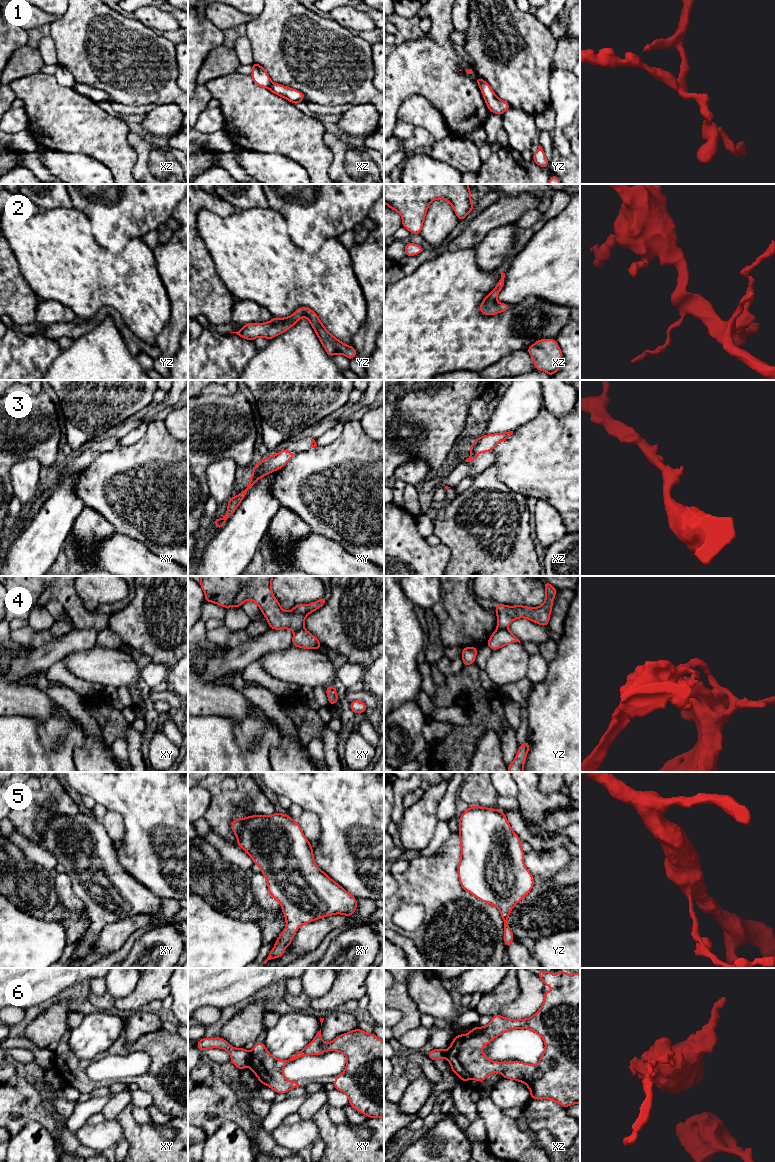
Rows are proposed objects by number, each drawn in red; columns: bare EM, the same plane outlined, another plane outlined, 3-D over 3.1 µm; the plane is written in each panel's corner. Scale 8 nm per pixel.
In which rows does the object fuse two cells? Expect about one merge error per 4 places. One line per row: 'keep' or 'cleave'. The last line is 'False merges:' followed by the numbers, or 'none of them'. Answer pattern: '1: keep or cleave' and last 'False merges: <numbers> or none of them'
1: cleave
2: keep
3: keep
4: cleave
5: keep
6: cleave
False merges: 1, 4, 6

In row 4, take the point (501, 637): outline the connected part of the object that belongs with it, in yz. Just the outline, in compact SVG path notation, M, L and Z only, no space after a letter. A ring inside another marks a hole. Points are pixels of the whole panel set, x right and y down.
M497 629L492 633L486 644L493 651L513 642L521 643L508 629Z

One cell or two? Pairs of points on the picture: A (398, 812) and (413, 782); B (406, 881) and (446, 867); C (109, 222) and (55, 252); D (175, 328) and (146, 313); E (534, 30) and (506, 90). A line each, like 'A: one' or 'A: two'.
A: one
B: one
C: two
D: two
E: one

